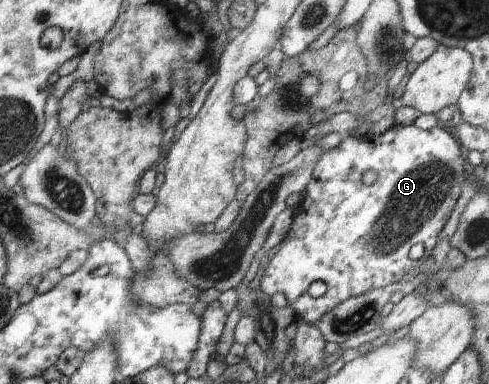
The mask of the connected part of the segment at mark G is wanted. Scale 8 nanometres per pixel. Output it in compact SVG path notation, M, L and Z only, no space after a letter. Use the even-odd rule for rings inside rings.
M394 124L383 134L370 135L364 139L347 134L337 148L324 151L315 165L312 181L306 186L306 202L300 202L294 208L292 225L280 244L280 250L269 260L260 290L270 296L275 292L284 294L298 319L312 325L347 299L371 289L398 285L407 272L425 269L431 261L433 248L439 242L439 233L451 216L466 180L465 153L460 144L441 127L423 131L413 125ZM367 170L378 173L376 182L371 186L362 183ZM422 243L425 252L421 260L410 260L412 246ZM319 280L326 283L328 291L320 298L312 298L309 287Z

